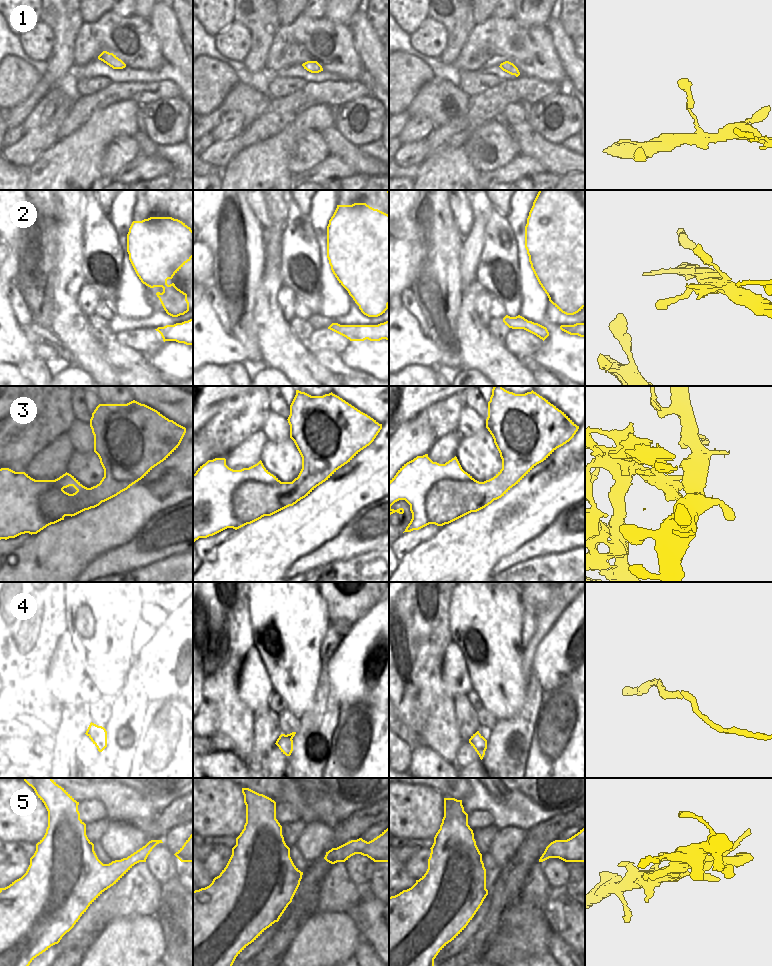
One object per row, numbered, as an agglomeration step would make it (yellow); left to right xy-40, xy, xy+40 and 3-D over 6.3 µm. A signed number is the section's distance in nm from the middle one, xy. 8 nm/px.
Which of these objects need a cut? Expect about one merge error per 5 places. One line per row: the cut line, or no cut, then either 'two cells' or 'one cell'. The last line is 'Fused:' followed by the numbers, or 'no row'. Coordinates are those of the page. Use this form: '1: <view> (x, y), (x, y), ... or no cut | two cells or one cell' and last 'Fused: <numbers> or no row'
1: no cut | one cell
2: no cut | one cell
3: xy+40 (484, 481), (490, 484), (490, 491), (495, 499) | two cells
4: no cut | one cell
5: no cut | one cell
Fused: 3

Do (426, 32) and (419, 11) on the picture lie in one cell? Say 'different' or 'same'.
different

